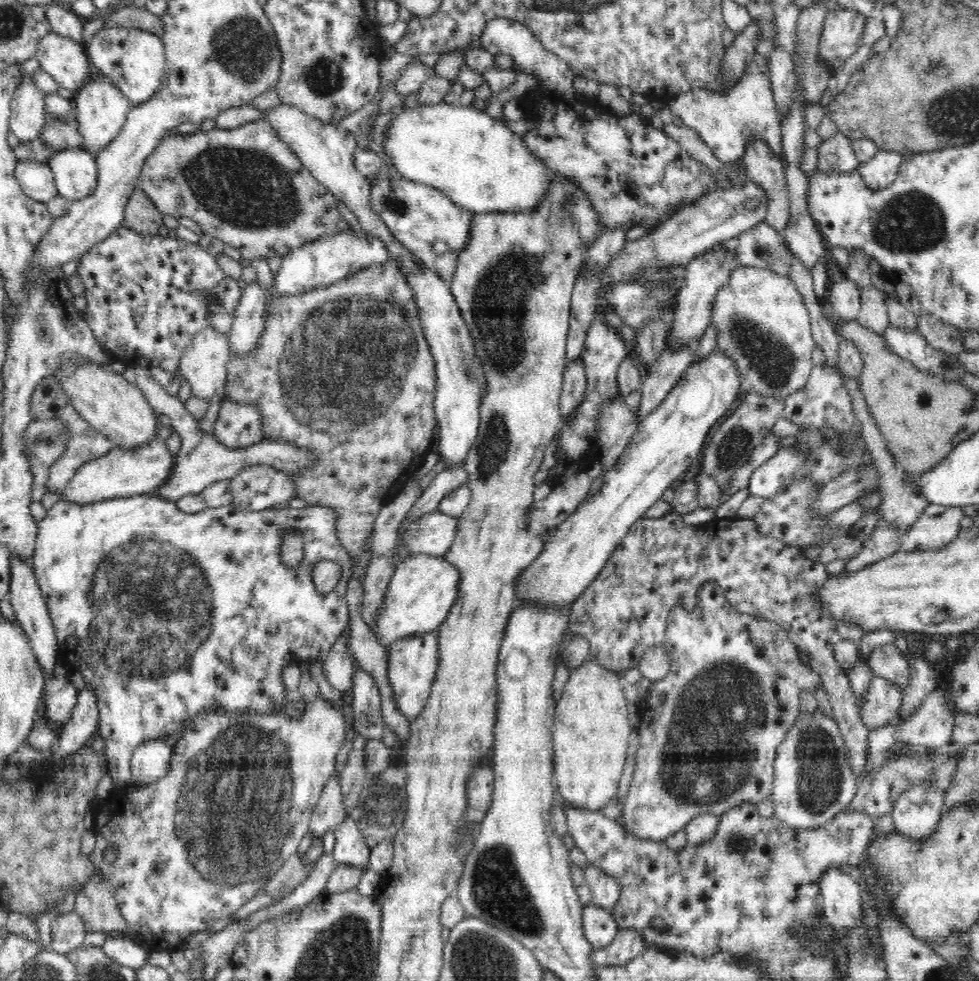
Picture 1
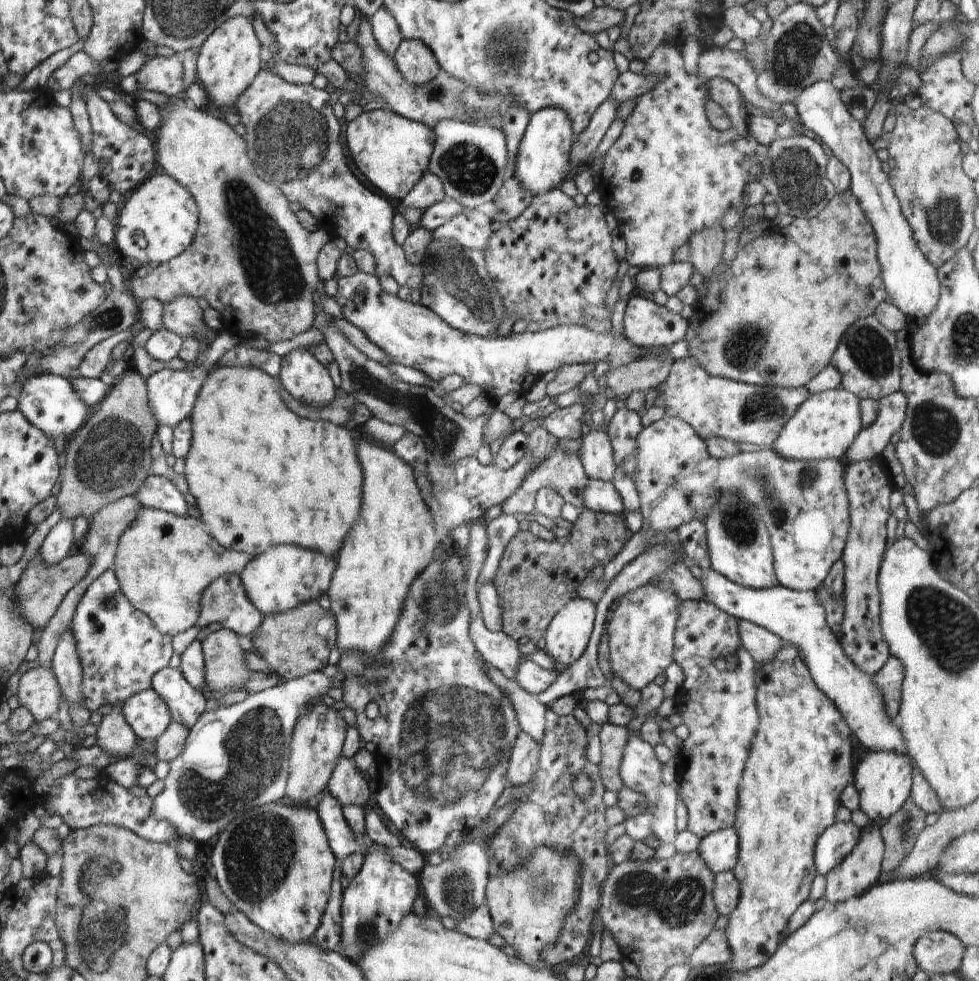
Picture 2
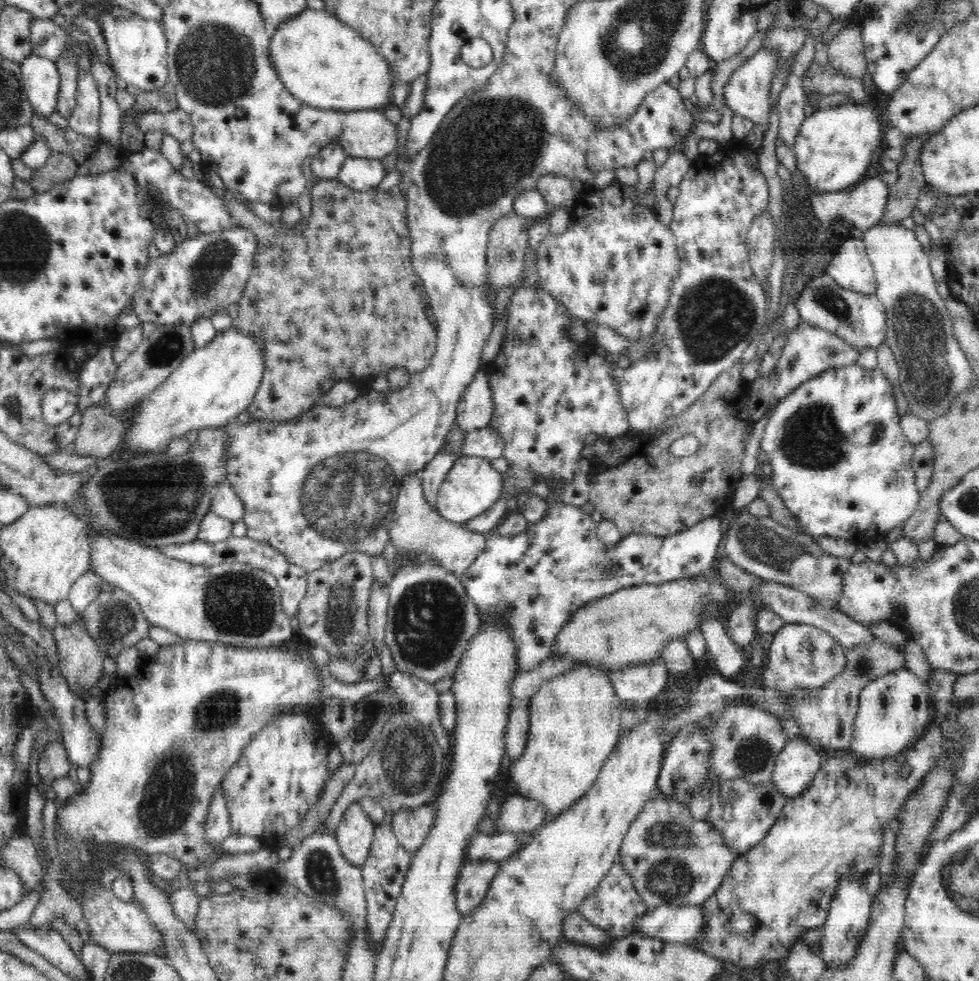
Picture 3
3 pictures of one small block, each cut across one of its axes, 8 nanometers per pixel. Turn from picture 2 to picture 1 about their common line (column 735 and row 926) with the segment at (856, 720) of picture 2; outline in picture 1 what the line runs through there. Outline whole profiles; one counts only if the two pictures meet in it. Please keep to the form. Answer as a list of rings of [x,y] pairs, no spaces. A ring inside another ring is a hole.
[[[588,904],[582,913],[583,931],[593,950],[607,947],[618,934],[619,928],[609,909]]]

